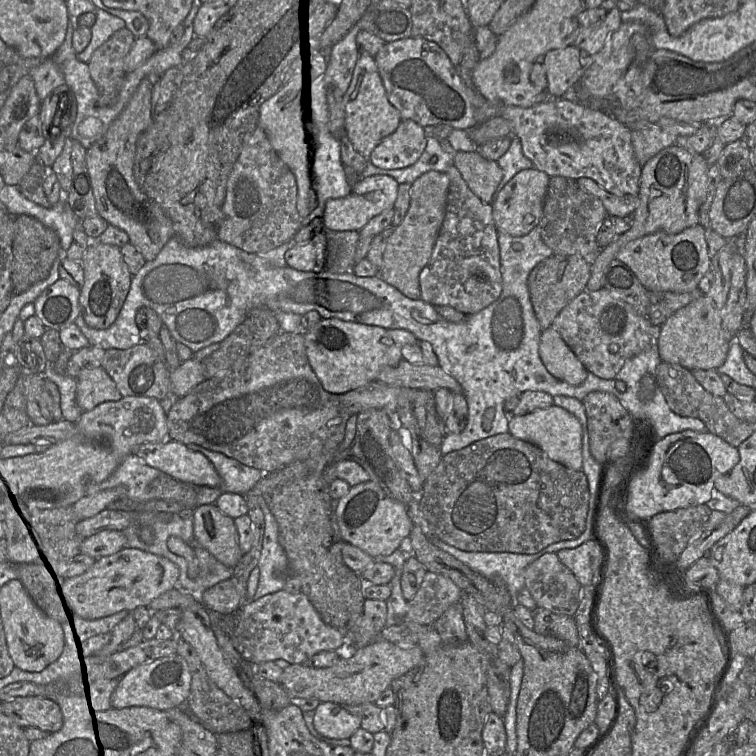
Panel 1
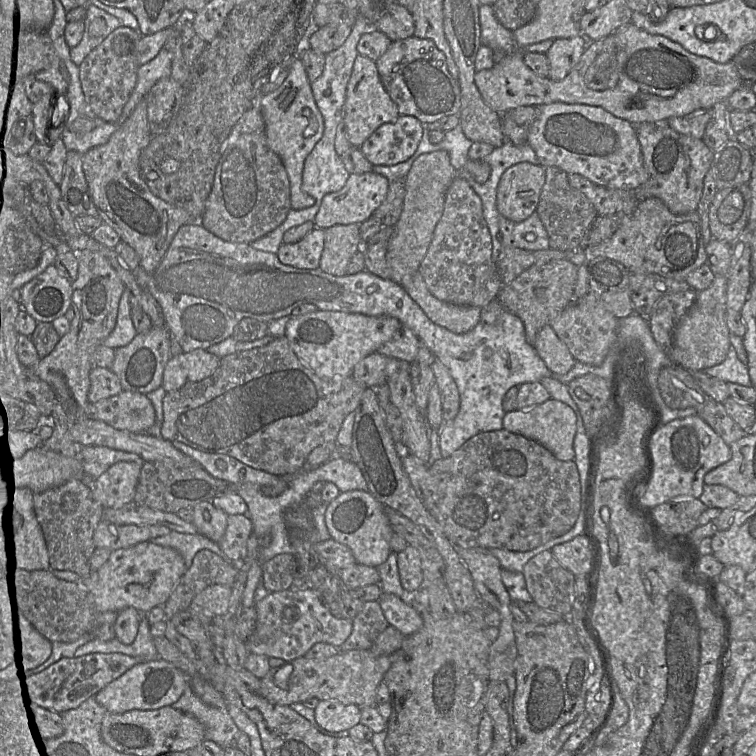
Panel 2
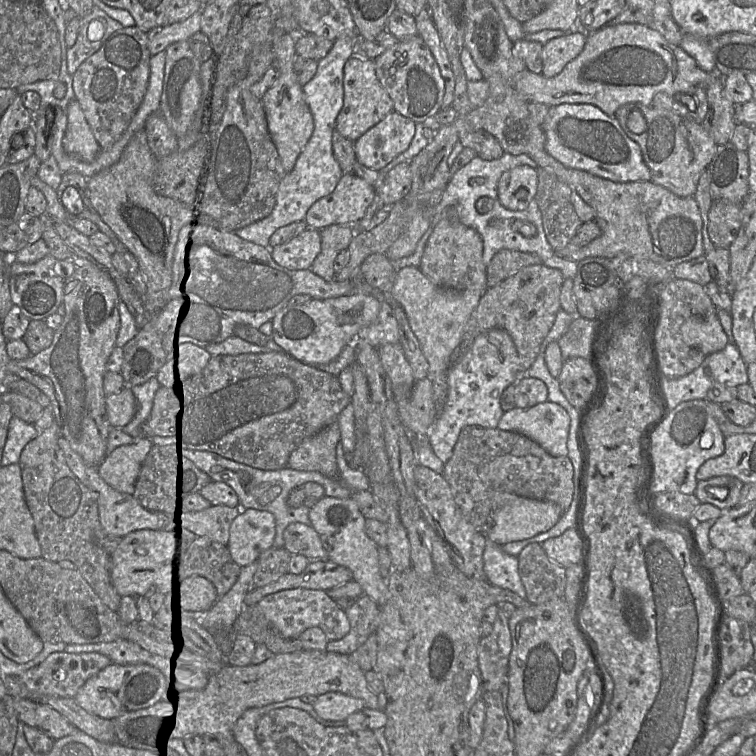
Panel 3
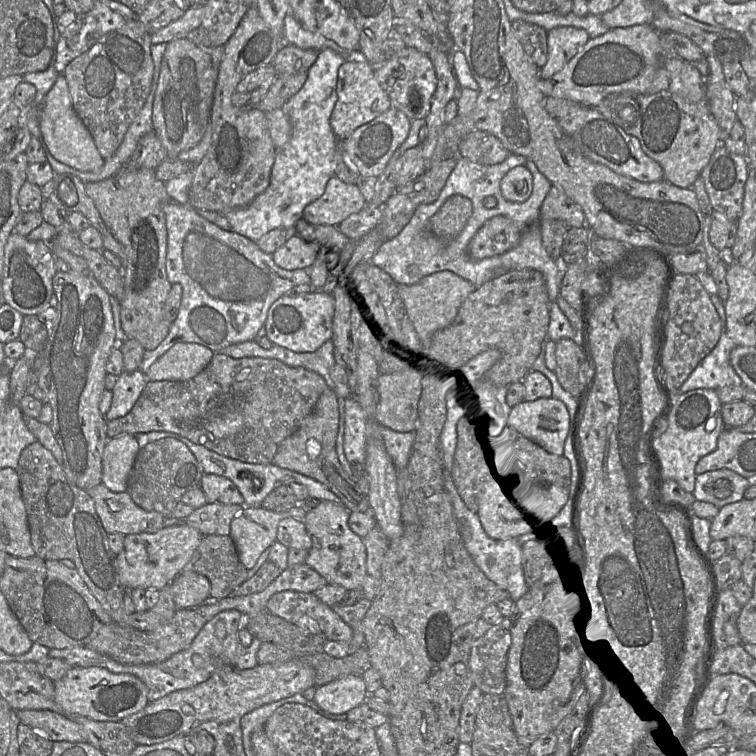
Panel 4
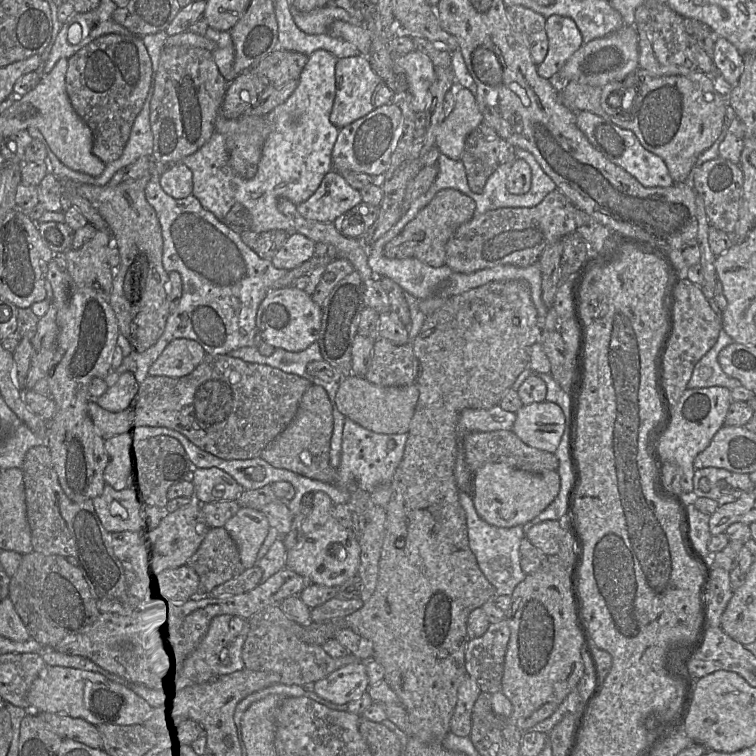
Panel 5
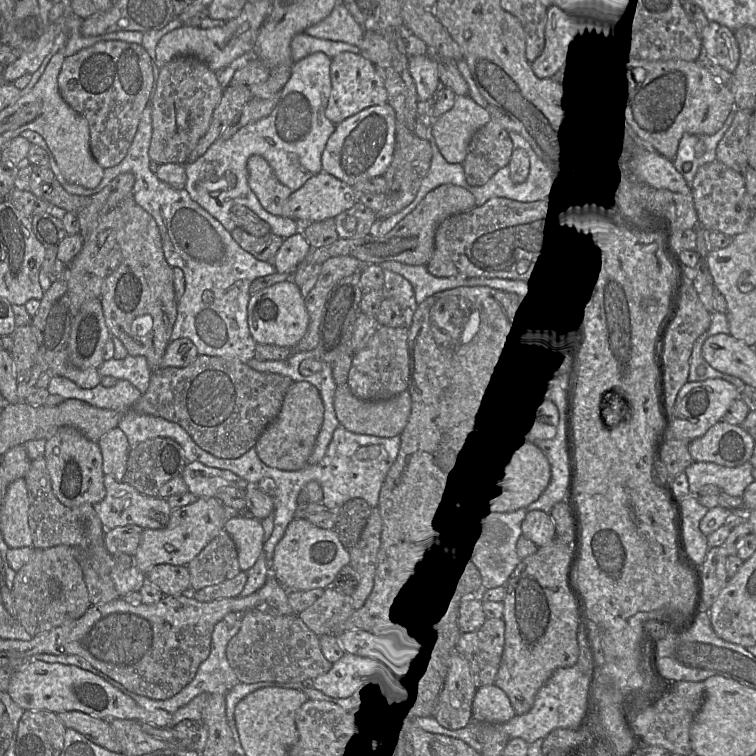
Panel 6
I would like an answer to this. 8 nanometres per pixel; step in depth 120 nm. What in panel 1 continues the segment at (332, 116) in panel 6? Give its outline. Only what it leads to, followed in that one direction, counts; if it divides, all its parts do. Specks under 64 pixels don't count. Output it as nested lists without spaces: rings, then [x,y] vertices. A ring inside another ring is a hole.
[[[361,53],[351,84],[345,93],[344,130],[356,151],[369,159],[383,138],[393,133],[402,121],[399,110],[390,102],[375,57]]]

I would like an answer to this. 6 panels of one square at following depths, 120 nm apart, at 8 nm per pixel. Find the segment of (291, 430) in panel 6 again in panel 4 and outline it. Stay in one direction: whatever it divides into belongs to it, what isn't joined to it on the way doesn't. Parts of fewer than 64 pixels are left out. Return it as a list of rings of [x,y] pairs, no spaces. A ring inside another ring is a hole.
[[[325,390],[319,397],[313,411],[307,416],[298,429],[279,446],[272,464],[312,478],[332,491],[341,504],[351,512],[369,512],[367,495],[361,494],[358,484],[341,466],[337,452],[336,441],[339,430],[339,403],[335,392]]]

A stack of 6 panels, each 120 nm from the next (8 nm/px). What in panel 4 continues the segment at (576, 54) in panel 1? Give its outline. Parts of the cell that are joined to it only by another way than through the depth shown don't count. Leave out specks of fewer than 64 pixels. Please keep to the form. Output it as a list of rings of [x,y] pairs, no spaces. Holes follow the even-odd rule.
[[[555,27],[547,31],[547,62],[539,69],[539,78],[547,80],[559,72],[591,39],[581,28]]]

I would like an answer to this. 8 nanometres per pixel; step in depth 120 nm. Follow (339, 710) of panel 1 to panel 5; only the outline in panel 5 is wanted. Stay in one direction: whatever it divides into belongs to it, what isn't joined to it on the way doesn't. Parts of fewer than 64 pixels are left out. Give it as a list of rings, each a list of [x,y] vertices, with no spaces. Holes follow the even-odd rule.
[[[356,661],[313,683],[313,692],[329,702],[340,705],[356,700],[369,686],[366,662]]]

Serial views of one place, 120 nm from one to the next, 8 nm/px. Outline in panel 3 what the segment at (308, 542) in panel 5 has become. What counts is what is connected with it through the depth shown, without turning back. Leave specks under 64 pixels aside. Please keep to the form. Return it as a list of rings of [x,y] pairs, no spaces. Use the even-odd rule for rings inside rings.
[[[324,497],[309,512],[310,523],[328,553],[328,561],[349,569],[353,581],[357,582],[364,595],[368,595],[381,607],[389,598],[387,583],[383,580],[378,563],[378,545],[369,538],[365,530],[366,518],[353,498]]]

